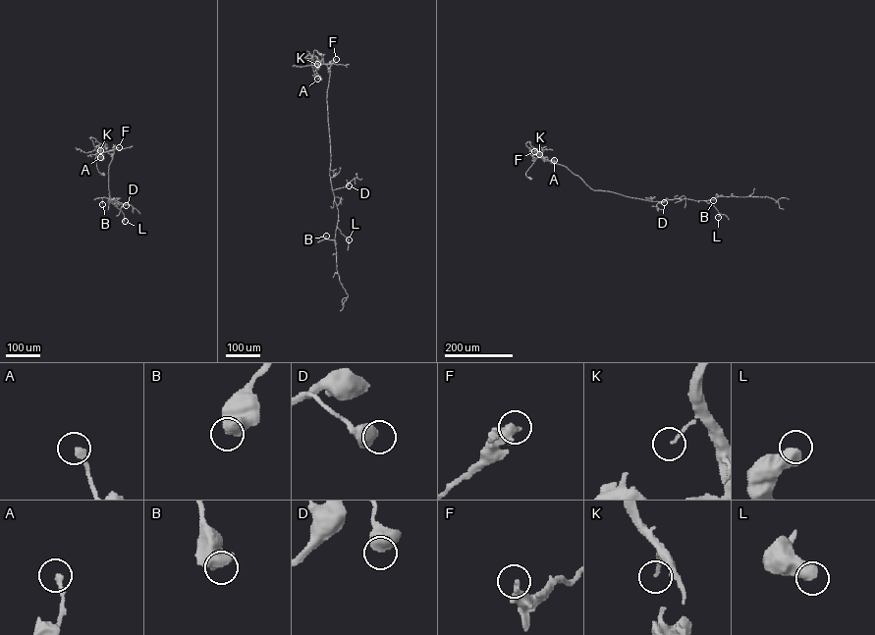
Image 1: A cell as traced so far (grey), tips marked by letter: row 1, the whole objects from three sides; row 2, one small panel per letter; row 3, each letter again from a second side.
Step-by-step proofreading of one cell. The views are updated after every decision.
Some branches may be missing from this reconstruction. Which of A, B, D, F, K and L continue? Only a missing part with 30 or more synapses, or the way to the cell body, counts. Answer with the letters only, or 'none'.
F

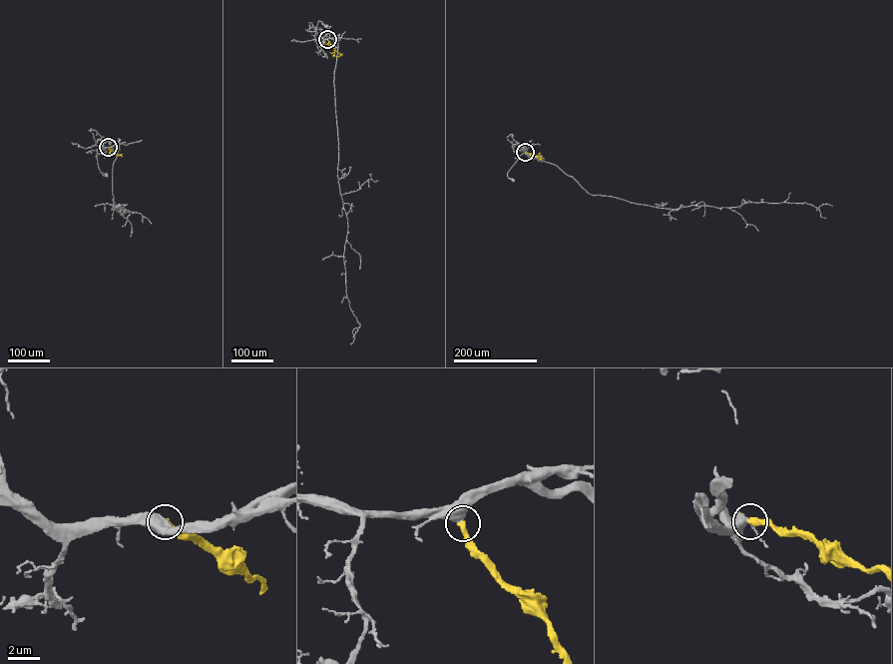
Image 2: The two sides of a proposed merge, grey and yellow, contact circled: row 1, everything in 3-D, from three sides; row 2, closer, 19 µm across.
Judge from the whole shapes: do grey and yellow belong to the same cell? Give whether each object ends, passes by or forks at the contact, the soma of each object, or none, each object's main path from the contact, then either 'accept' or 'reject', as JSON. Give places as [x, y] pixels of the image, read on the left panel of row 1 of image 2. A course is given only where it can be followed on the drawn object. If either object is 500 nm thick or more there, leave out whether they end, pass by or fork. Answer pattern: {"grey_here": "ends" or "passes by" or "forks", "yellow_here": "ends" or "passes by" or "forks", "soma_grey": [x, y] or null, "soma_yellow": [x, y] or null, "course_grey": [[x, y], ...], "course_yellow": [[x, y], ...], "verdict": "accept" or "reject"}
{"soma_grey": [106, 175], "soma_yellow": null, "course_grey": [[108, 147], [100, 147], [96, 154], [100, 171], [106, 175]], "course_yellow": [[108, 147], [122, 157]], "verdict": "accept"}

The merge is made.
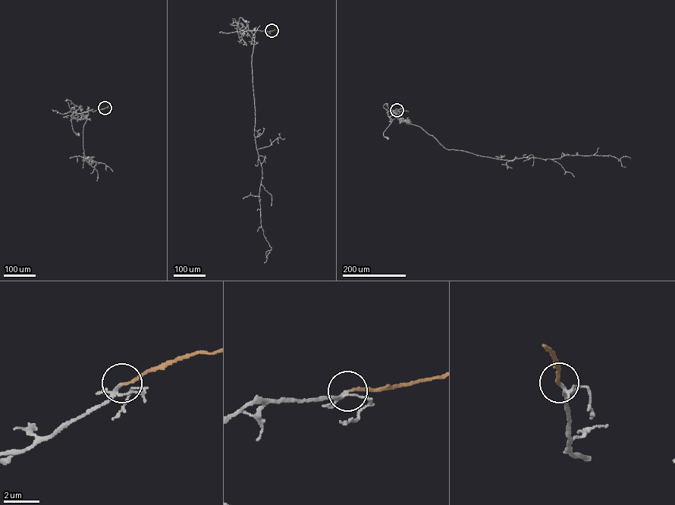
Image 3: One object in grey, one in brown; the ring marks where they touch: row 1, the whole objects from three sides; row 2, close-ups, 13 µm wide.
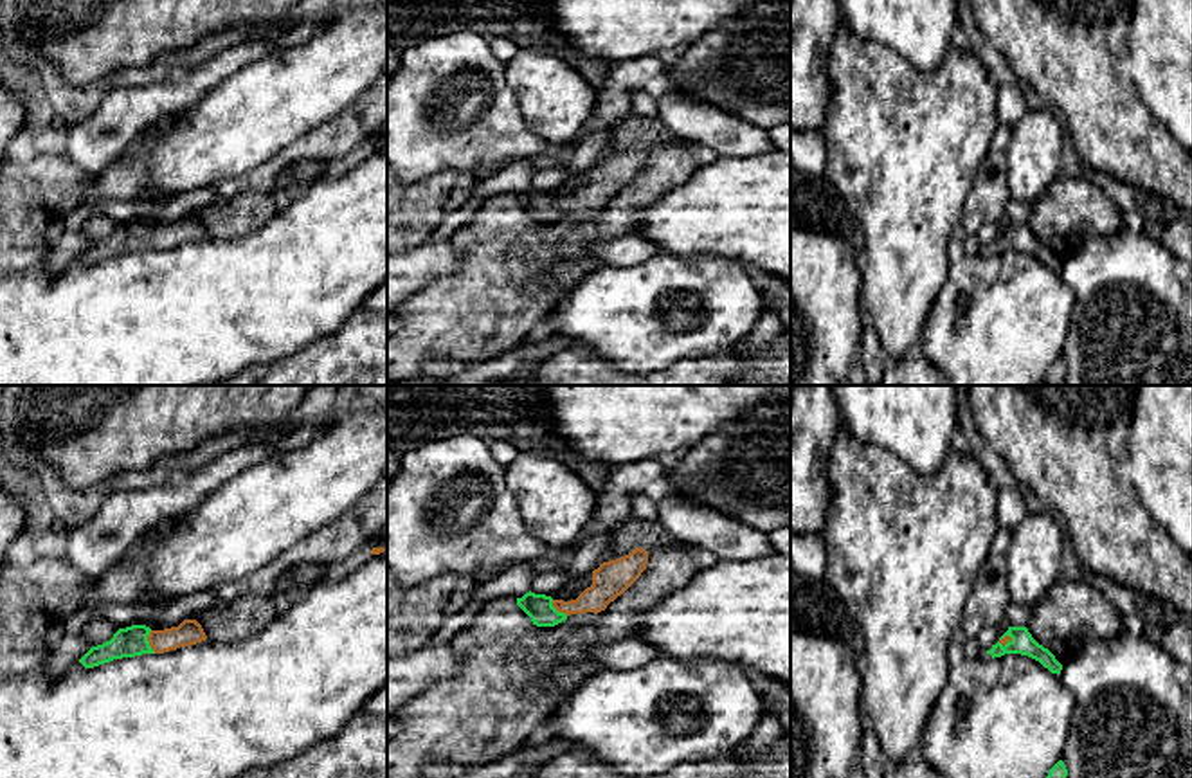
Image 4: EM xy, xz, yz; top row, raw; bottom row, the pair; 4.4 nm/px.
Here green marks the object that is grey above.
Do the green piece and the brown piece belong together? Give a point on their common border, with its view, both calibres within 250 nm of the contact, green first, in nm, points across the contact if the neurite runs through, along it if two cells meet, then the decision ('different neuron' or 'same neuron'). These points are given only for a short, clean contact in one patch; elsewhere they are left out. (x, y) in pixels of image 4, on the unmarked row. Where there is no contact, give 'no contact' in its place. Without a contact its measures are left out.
xy (148, 238) | 140/110 nm | across xy (130, 238), (148, 238), (162, 238), (188, 229) | same neuron

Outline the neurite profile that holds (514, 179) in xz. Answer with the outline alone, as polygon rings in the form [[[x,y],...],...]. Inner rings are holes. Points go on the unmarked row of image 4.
[[[528,158],[517,160],[499,173],[481,180],[474,187],[470,200],[484,202],[501,194],[522,194],[526,189],[529,189],[529,180],[535,173],[537,171]]]

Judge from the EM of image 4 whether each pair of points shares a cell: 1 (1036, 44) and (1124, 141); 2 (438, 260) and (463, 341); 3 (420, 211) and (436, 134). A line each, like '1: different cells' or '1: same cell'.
1: same cell
2: different cells
3: different cells

